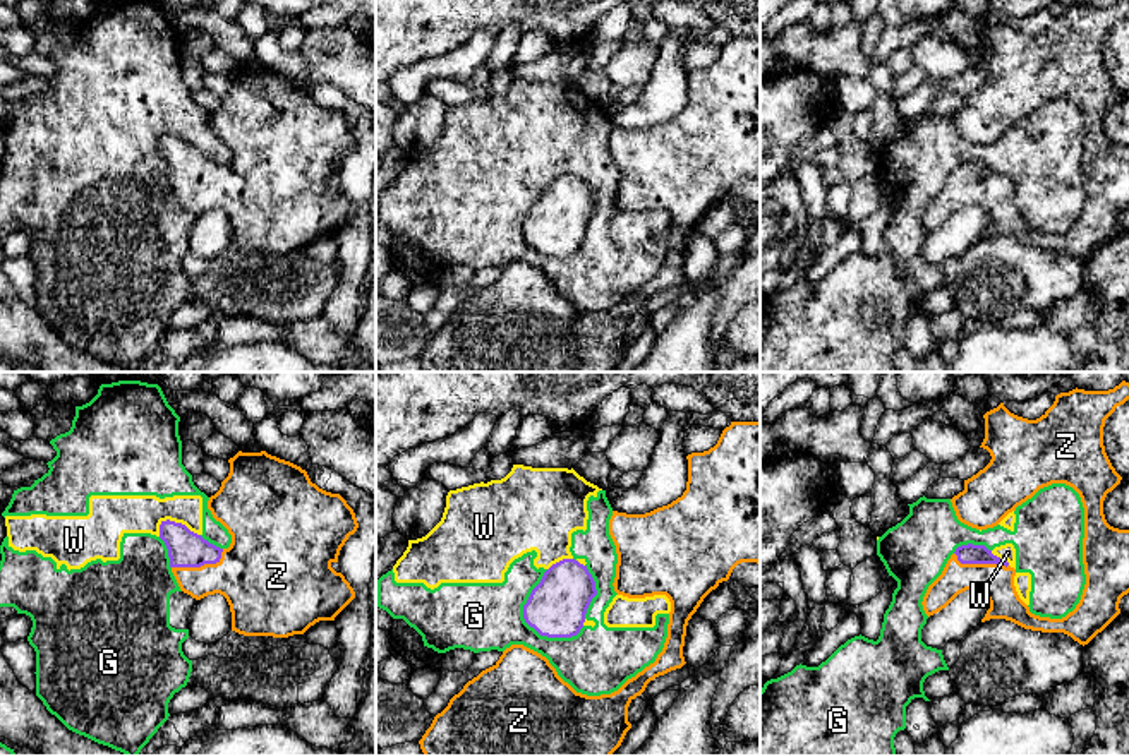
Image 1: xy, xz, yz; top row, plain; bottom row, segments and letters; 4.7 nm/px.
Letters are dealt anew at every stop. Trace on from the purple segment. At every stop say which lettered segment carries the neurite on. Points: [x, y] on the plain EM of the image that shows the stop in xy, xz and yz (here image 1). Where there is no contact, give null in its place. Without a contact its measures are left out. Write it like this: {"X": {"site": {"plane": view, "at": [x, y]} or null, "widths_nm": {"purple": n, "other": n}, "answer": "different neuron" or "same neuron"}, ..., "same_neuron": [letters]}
{"G": {"site": {"plane": "xz", "at": [525, 237]}, "widths_nm": {"purple": 280, "other": 320}, "answer": "different neuron"}, "W": {"site": {"plane": "xy", "at": [179, 139]}, "widths_nm": {"purple": 180, "other": 180}, "answer": "different neuron"}, "Z": {"site": {"plane": "xy", "at": [199, 182]}, "widths_nm": {"purple": 180, "other": 320}, "answer": "same neuron"}, "same_neuron": ["Z"]}

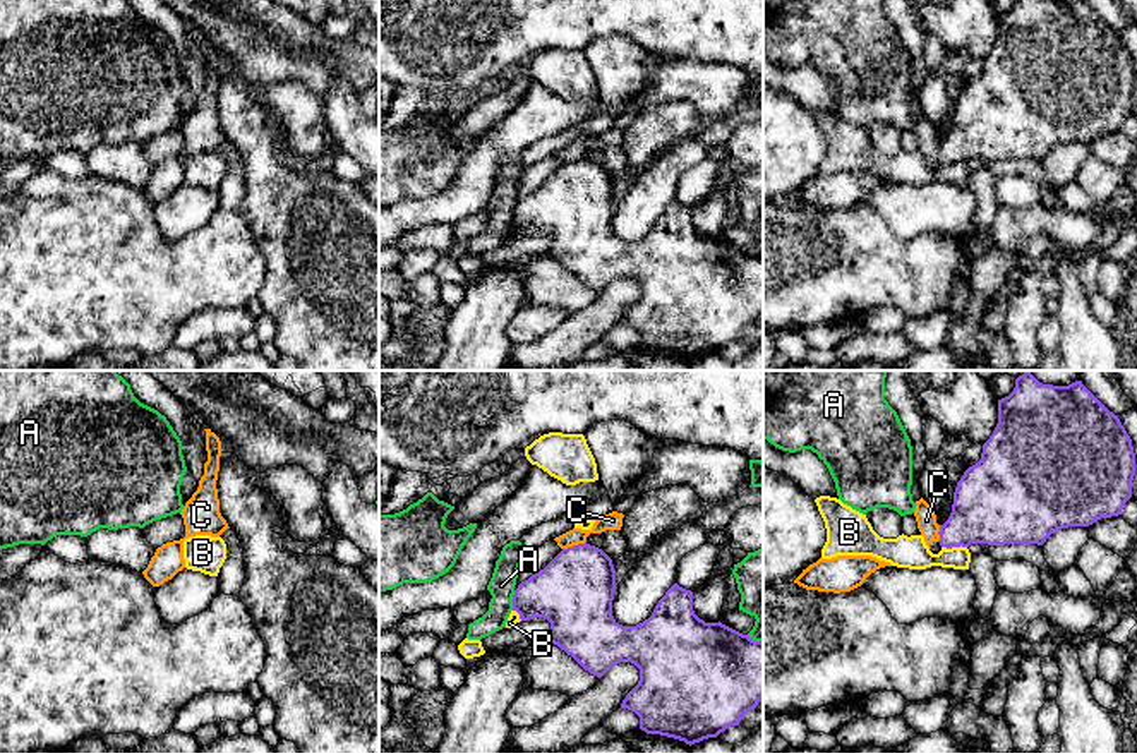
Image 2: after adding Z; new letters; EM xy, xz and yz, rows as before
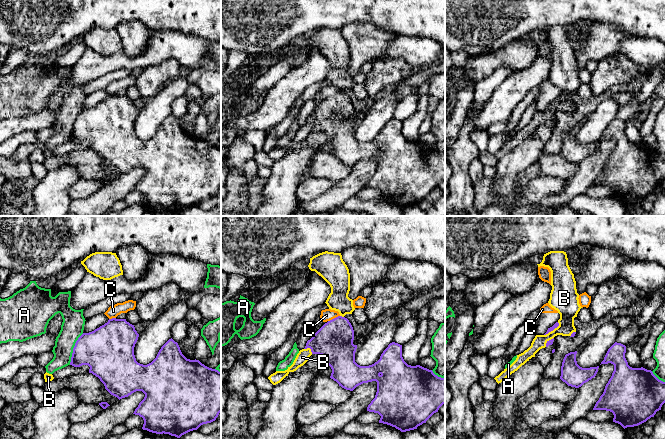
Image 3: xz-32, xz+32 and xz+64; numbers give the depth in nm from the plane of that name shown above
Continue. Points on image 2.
{"A": {"site": {"plane": "xz", "at": [513, 216]}, "widths_nm": {"purple": 300, "other": 120}, "answer": "different neuron"}, "B": {"site": {"plane": "yz", "at": [954, 162]}, "widths_nm": {"purple": 360, "other": 150}, "answer": "different neuron"}, "C": {"site": {"plane": "xz", "at": [573, 162]}, "widths_nm": {"purple": 360, "other": 80}, "answer": "different neuron"}, "same_neuron": []}

